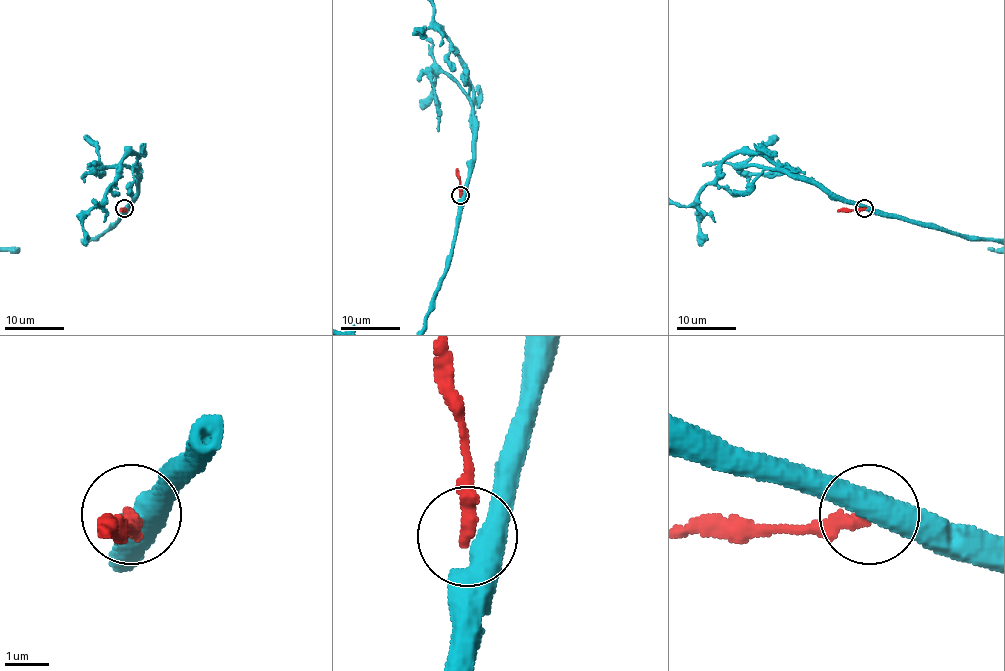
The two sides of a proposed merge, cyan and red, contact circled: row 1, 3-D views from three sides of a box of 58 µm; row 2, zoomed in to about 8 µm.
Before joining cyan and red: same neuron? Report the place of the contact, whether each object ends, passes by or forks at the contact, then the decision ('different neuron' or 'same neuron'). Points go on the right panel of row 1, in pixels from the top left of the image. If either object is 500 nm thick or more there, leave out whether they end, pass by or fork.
at (864, 208); different neuron

